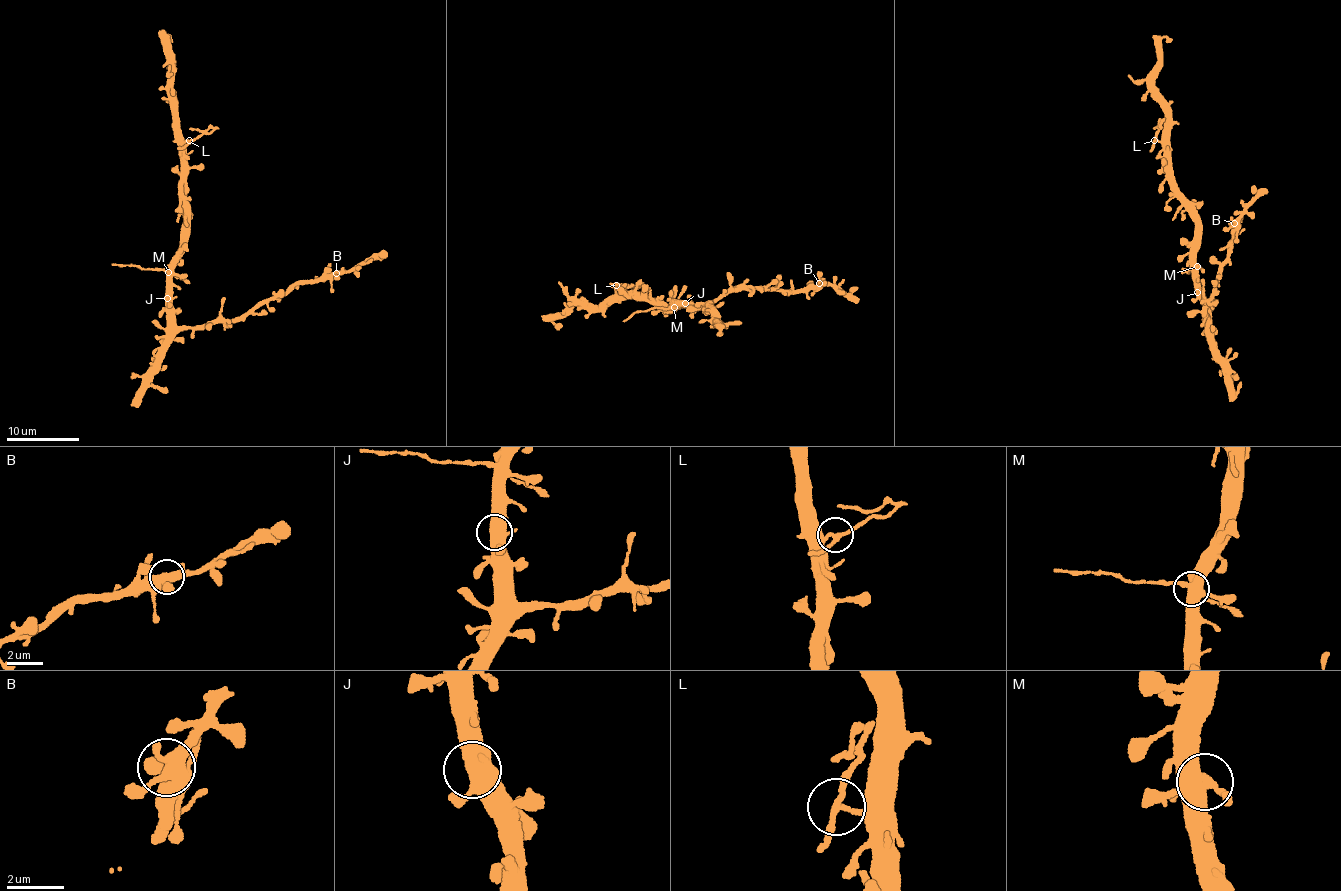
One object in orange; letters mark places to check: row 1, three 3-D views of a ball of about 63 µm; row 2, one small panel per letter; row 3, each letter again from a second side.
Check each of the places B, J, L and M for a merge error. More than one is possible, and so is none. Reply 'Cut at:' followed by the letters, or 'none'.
Cut at: L, M

